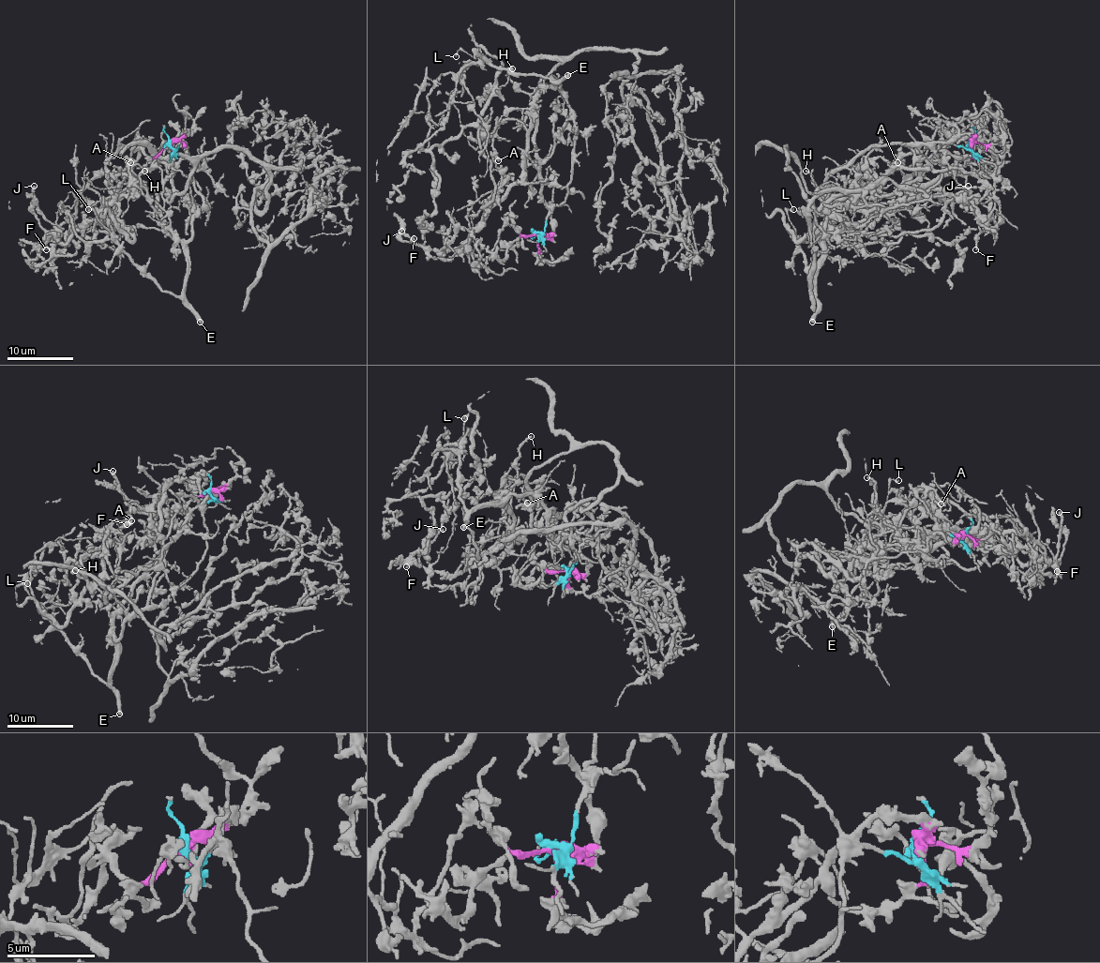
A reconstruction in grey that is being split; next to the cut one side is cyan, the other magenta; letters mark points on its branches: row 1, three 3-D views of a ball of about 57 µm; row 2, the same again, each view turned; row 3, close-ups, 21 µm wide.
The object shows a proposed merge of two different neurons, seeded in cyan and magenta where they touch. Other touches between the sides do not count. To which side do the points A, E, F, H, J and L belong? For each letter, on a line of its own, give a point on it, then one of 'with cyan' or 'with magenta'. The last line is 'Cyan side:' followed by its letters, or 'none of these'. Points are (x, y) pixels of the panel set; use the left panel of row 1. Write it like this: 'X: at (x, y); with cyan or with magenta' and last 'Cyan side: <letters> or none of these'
A: at (130, 162); with cyan
E: at (200, 322); with cyan
F: at (46, 249); with cyan
H: at (144, 171); with cyan
J: at (34, 186); with cyan
L: at (88, 209); with cyan
Cyan side: A, E, F, H, J, L

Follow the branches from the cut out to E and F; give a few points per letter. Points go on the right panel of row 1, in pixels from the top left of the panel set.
E: (971, 143), (949, 143), (942, 150), (942, 177), (916, 197), (850, 208), (826, 220), (811, 323)
F: (971, 143), (942, 150), (924, 192), (833, 213), (819, 240), (943, 175), (977, 175), (988, 218), (975, 249)

